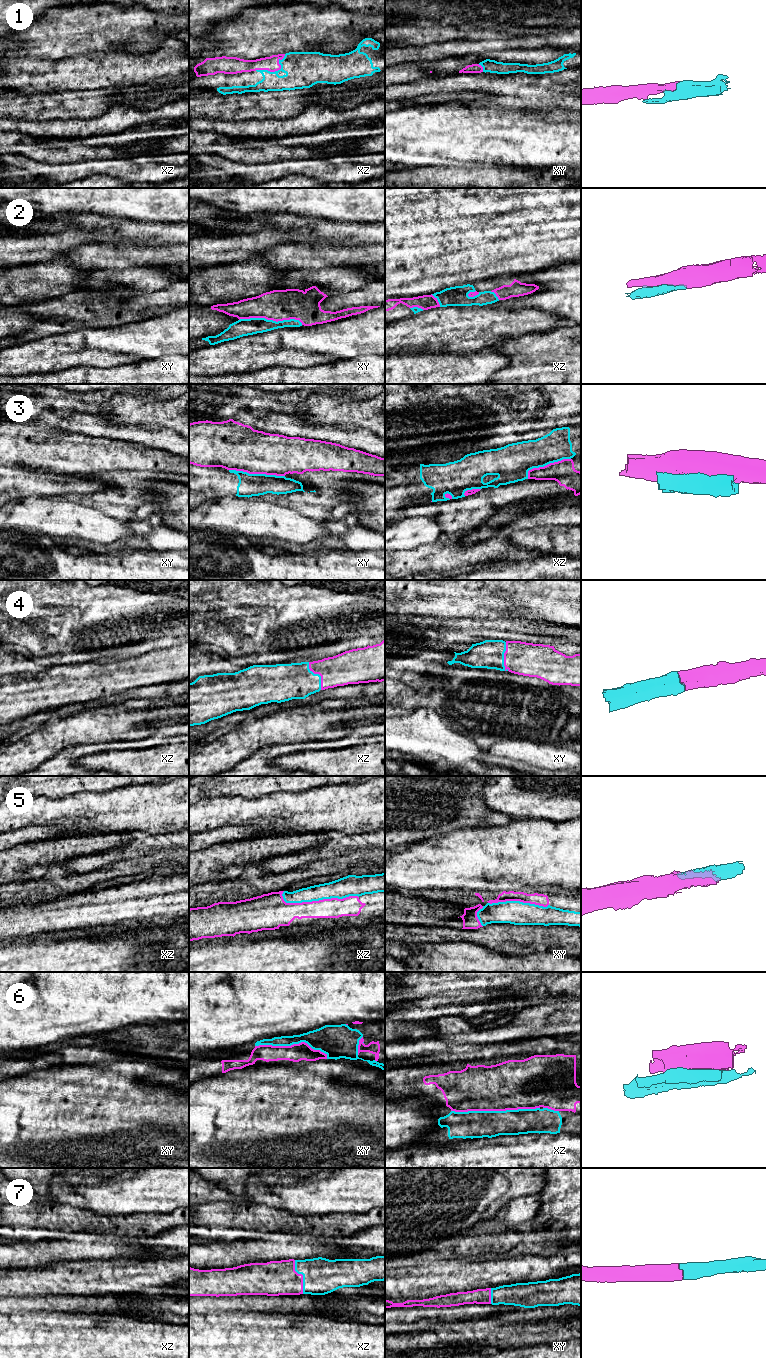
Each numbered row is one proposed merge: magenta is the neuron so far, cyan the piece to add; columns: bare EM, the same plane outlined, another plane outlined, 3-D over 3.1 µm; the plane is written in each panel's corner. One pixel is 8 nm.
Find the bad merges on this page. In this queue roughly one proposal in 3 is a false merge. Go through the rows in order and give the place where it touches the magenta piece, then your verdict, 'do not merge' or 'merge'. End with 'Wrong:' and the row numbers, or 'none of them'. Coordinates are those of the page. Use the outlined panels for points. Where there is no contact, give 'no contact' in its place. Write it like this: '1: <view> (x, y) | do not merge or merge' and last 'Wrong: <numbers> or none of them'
1: xz (274, 71) | merge
2: xy (271, 319) | merge
3: xy (257, 473) | do not merge
4: xz (318, 673) | merge
5: xz (318, 901) | merge
6: xz (495, 1110) | do not merge
7: xz (302, 1276) | merge
Wrong: 3, 6

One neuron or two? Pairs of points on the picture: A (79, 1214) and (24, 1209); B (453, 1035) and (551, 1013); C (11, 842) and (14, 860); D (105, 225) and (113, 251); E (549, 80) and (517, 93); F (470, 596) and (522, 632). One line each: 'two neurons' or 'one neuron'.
A: one neuron
B: one neuron
C: two neurons
D: two neurons
E: one neuron
F: two neurons

